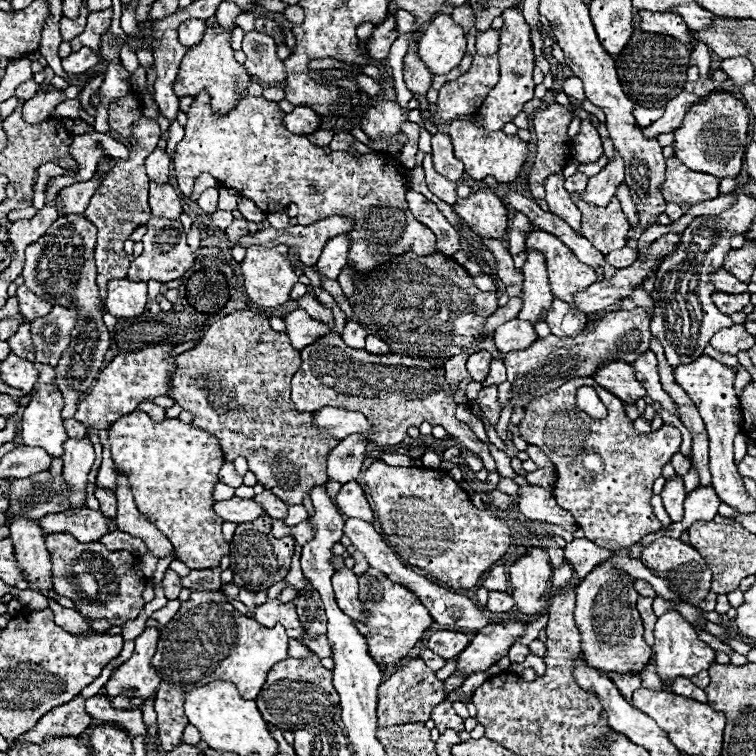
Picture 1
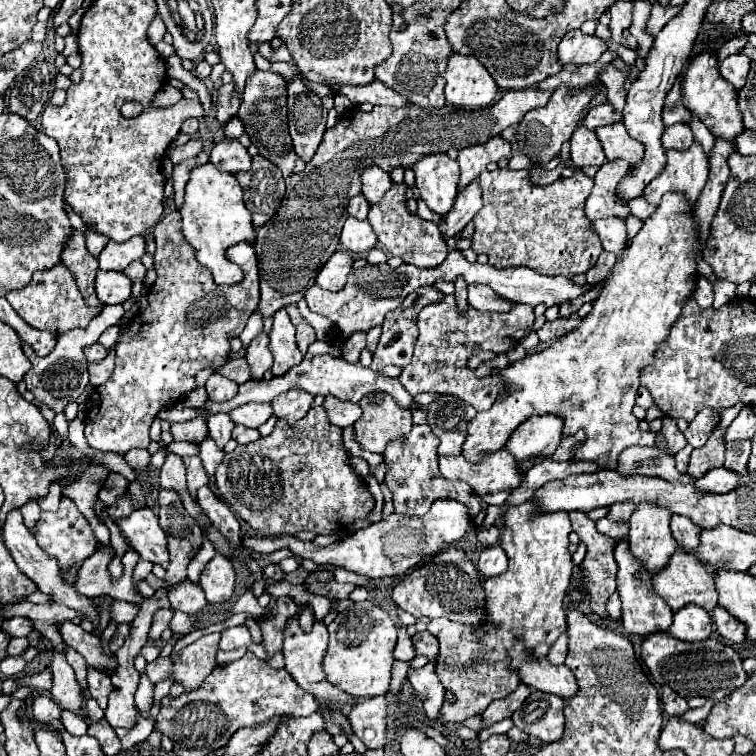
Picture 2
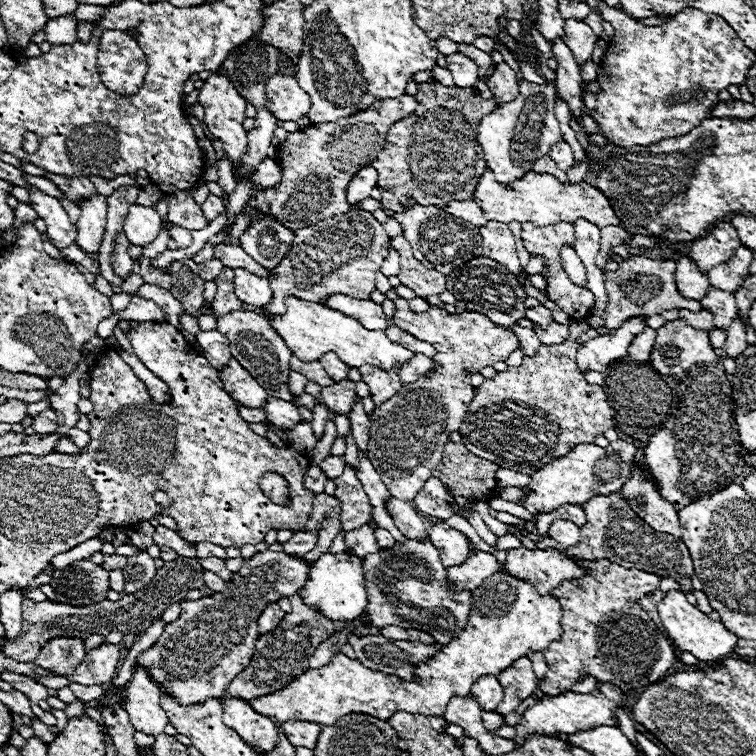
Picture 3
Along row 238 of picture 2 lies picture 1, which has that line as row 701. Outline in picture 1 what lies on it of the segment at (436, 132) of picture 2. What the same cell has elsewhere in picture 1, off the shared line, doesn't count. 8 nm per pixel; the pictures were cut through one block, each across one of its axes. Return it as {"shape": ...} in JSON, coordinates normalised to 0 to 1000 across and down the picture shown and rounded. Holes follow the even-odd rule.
{"shape":[[[421,868],[407,870],[378,870],[357,884],[349,910],[344,913],[339,931],[354,958],[368,966],[418,963],[442,952],[447,937],[447,915],[439,907],[439,889],[423,878]]]}

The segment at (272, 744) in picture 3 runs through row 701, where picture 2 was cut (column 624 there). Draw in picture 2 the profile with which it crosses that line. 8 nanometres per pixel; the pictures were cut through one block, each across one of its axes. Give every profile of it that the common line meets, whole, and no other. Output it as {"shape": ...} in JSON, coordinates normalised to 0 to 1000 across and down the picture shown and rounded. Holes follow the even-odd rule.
{"shape":[[[794,288],[783,294],[786,307],[794,312],[799,331],[810,336],[823,336],[828,328],[828,299],[825,291],[817,288]]]}

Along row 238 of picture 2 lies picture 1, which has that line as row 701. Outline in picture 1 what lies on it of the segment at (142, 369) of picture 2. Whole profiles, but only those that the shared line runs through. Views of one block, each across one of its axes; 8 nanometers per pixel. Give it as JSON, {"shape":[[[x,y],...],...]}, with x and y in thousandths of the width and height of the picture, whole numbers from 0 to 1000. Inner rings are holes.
{"shape":[[[291,780],[254,783],[251,794],[241,796],[235,812],[217,825],[201,870],[214,899],[204,926],[204,939],[209,944],[209,981],[214,992],[225,995],[230,984],[241,984],[241,968],[249,960],[241,942],[246,910],[272,905],[278,899],[299,899],[315,910],[323,926],[339,926],[352,902],[354,886],[381,868],[378,860],[381,841],[373,828],[349,831],[339,820],[320,815]]]}

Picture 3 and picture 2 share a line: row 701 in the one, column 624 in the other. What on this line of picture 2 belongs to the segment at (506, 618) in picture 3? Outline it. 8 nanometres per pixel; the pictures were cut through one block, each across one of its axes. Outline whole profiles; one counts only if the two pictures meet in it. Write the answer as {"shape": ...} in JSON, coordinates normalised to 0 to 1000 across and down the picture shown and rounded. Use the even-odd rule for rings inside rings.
{"shape":[[[881,257],[881,259],[876,262],[873,272],[868,275],[868,280],[852,294],[849,304],[836,315],[833,325],[828,325],[828,331],[820,336],[820,341],[817,341],[812,357],[807,360],[807,365],[804,365],[802,373],[799,373],[799,381],[796,381],[794,392],[783,399],[783,413],[780,413],[778,418],[767,421],[765,434],[759,434],[759,437],[754,437],[749,444],[733,450],[733,452],[728,455],[728,460],[722,460],[722,463],[717,463],[717,466],[709,466],[709,468],[696,471],[696,474],[690,474],[690,476],[675,479],[669,487],[651,487],[651,495],[659,497],[664,505],[669,505],[667,511],[672,513],[672,519],[664,519],[664,521],[661,521],[661,532],[653,532],[651,540],[643,542],[643,545],[632,545],[630,553],[622,558],[622,563],[619,563],[619,577],[616,577],[616,585],[614,585],[614,590],[611,590],[611,593],[614,593],[611,601],[614,601],[619,608],[632,611],[632,601],[635,601],[635,598],[656,598],[656,595],[667,593],[669,582],[675,579],[675,574],[680,571],[680,566],[683,566],[685,561],[690,561],[693,556],[698,556],[698,553],[704,553],[704,550],[717,550],[717,548],[735,548],[735,550],[741,550],[741,553],[746,556],[746,577],[757,577],[757,574],[765,571],[765,569],[772,569],[772,571],[775,571],[775,582],[767,587],[765,595],[759,595],[759,606],[754,606],[754,611],[780,608],[780,611],[788,611],[791,616],[799,616],[799,619],[817,619],[817,603],[820,603],[823,595],[828,595],[831,590],[854,590],[857,585],[868,585],[868,574],[865,574],[865,571],[849,571],[849,569],[844,566],[841,550],[836,548],[839,524],[841,524],[841,516],[844,516],[844,511],[847,511],[844,492],[847,492],[849,484],[854,484],[854,481],[860,481],[860,476],[865,476],[865,466],[868,466],[870,455],[876,455],[876,450],[881,450],[881,444],[884,444],[884,439],[886,439],[892,423],[897,423],[897,418],[902,415],[902,405],[905,405],[907,394],[915,392],[915,384],[918,384],[918,365],[923,362],[923,360],[921,360],[921,339],[926,336],[929,328],[931,328],[931,325],[923,325],[923,323],[921,323],[921,294],[918,294],[918,286],[915,286],[915,275],[913,275],[910,267],[902,262],[902,257]]]}

